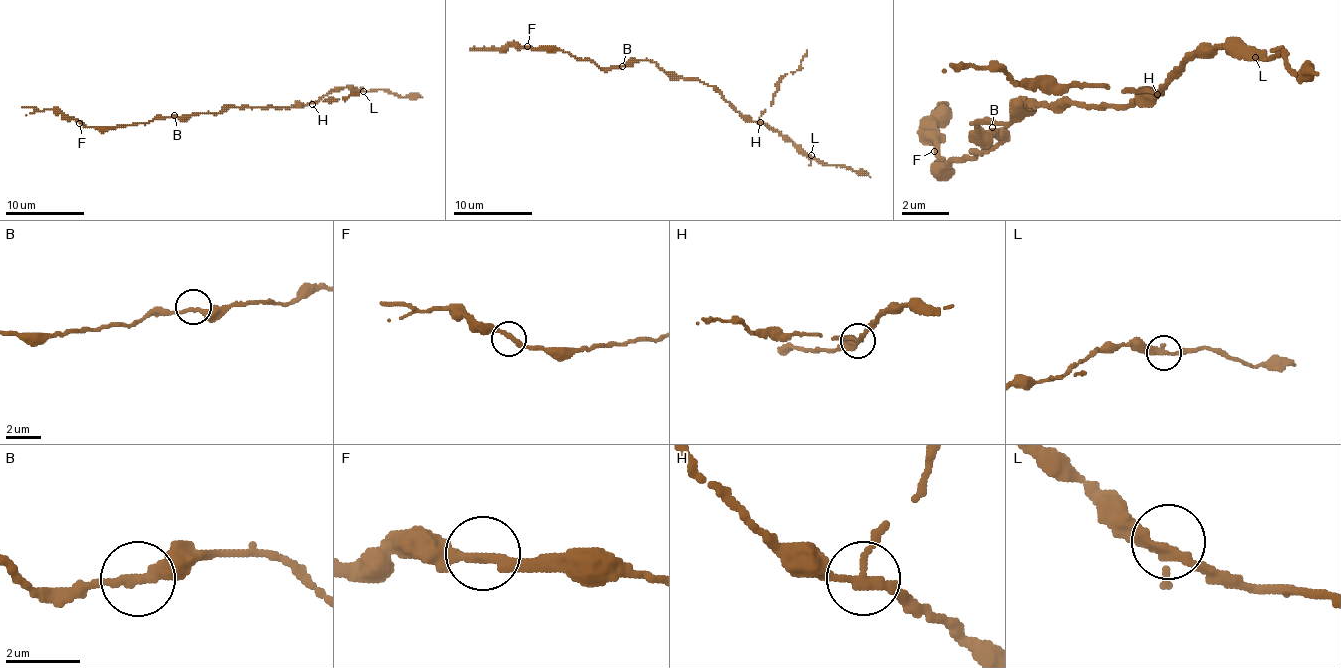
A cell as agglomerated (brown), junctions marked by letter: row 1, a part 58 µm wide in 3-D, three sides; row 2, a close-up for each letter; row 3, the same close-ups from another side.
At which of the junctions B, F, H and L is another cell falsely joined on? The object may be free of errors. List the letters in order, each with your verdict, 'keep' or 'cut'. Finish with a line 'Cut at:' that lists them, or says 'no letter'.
B: keep
F: keep
H: cut
L: keep
Cut at: H

